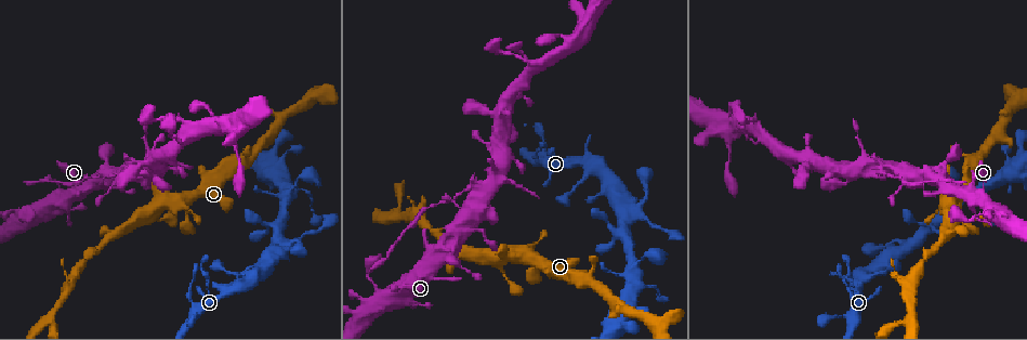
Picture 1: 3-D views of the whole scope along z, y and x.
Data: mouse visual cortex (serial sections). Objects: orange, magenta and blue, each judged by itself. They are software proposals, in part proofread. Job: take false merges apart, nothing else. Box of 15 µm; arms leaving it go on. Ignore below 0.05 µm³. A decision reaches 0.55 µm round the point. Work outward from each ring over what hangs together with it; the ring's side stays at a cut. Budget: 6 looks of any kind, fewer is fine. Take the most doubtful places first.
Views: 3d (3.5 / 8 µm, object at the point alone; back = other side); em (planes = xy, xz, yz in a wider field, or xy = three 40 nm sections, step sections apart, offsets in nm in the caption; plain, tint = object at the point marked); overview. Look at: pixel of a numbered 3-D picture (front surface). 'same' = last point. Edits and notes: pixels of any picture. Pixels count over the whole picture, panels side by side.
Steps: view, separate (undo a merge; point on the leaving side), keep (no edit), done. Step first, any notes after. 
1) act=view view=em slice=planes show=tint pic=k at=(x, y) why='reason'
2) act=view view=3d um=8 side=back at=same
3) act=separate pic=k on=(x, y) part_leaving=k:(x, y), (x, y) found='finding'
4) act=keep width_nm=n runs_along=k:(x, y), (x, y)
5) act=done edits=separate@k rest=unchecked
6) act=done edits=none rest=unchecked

act=view view=3d um=3.5 pic=1 at=(286, 248) why='sharp bend'

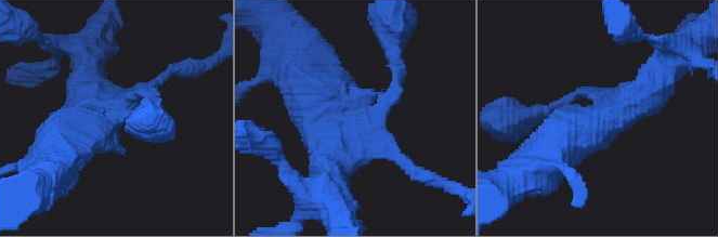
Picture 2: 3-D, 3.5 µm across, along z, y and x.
act=view view=em slice=xy step=3 show=tint pic=2 at=(105, 116)

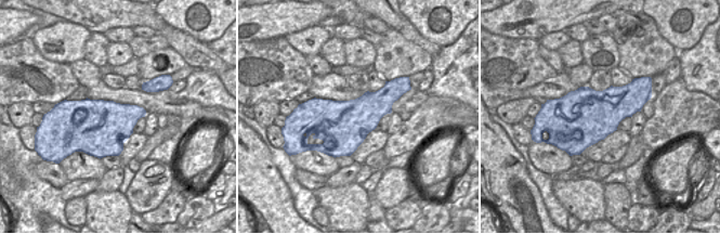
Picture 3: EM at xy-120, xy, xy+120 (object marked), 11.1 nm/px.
act=keep width_nm=600 runs_along=2:(550, 154), (658, 80) found='one cell here'

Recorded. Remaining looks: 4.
act=view view=3d um=8 side=back pic=1 at=(295, 189) why='three-way junction'

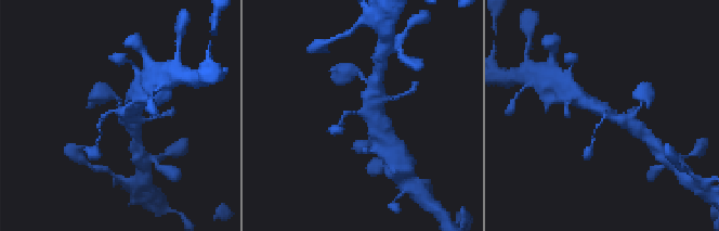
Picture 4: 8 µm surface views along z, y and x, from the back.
act=view view=em slice=planes show=tint pic=4 at=(363, 114) arms=3 arm_widths_nm=100,400,450 why='need the tissue'

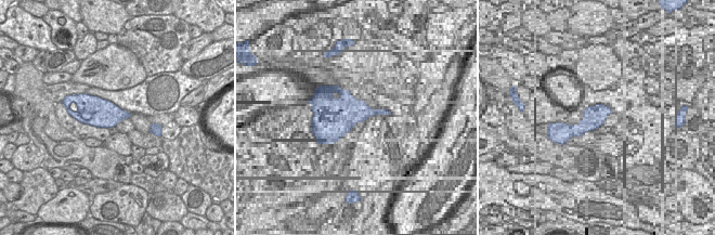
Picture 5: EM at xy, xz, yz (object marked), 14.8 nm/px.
act=keep runs_along=4:(375, 90), (370, 111), (347, 112), (341, 120) found='all the same cell'

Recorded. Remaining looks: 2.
act=done edits=none rest=unchecked

